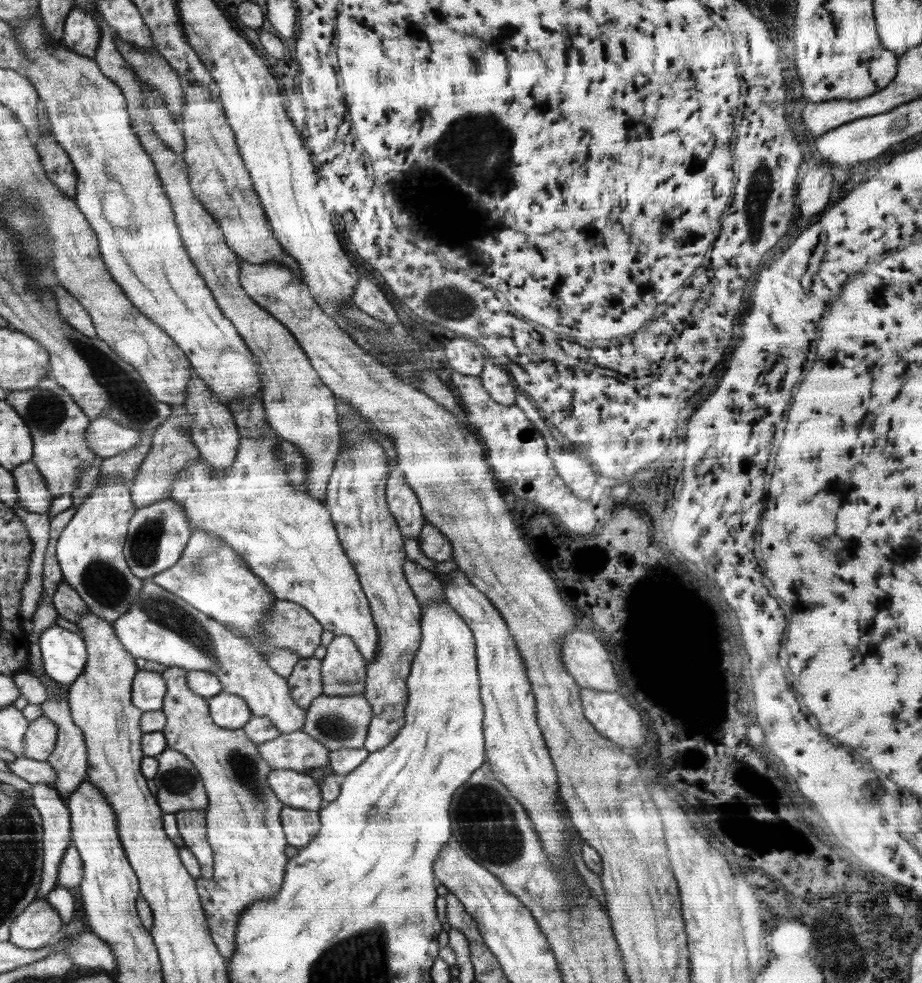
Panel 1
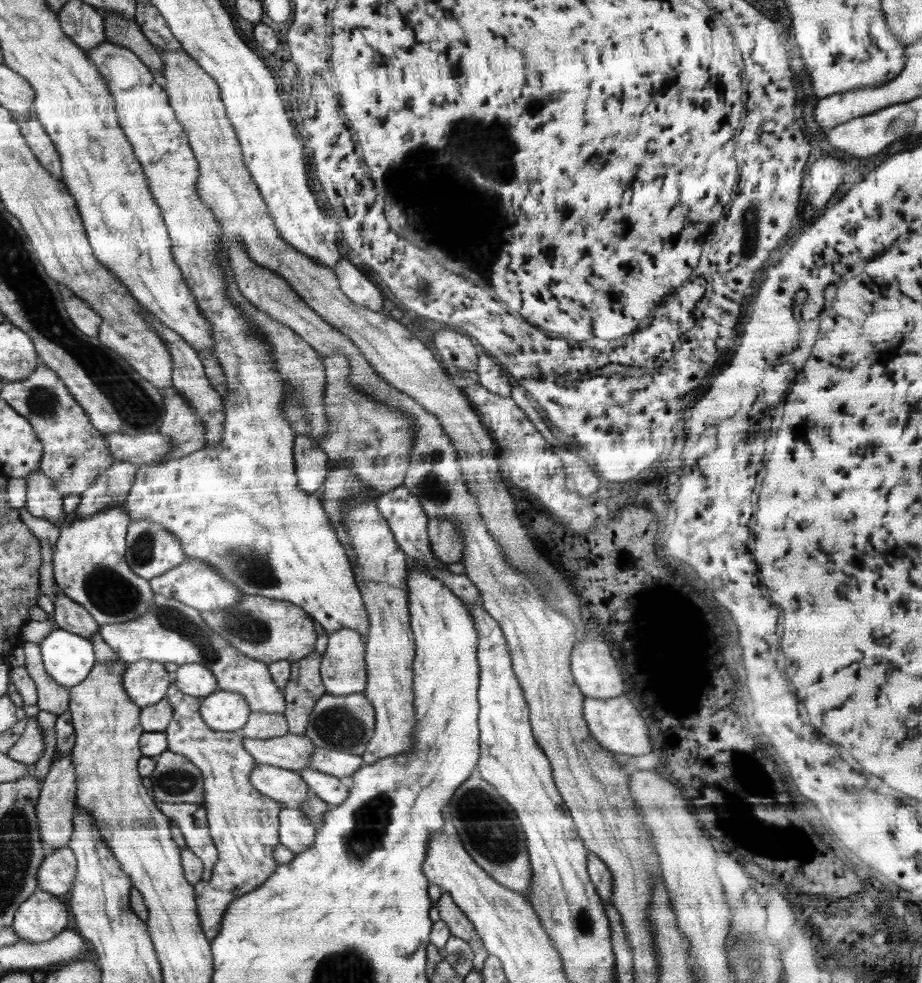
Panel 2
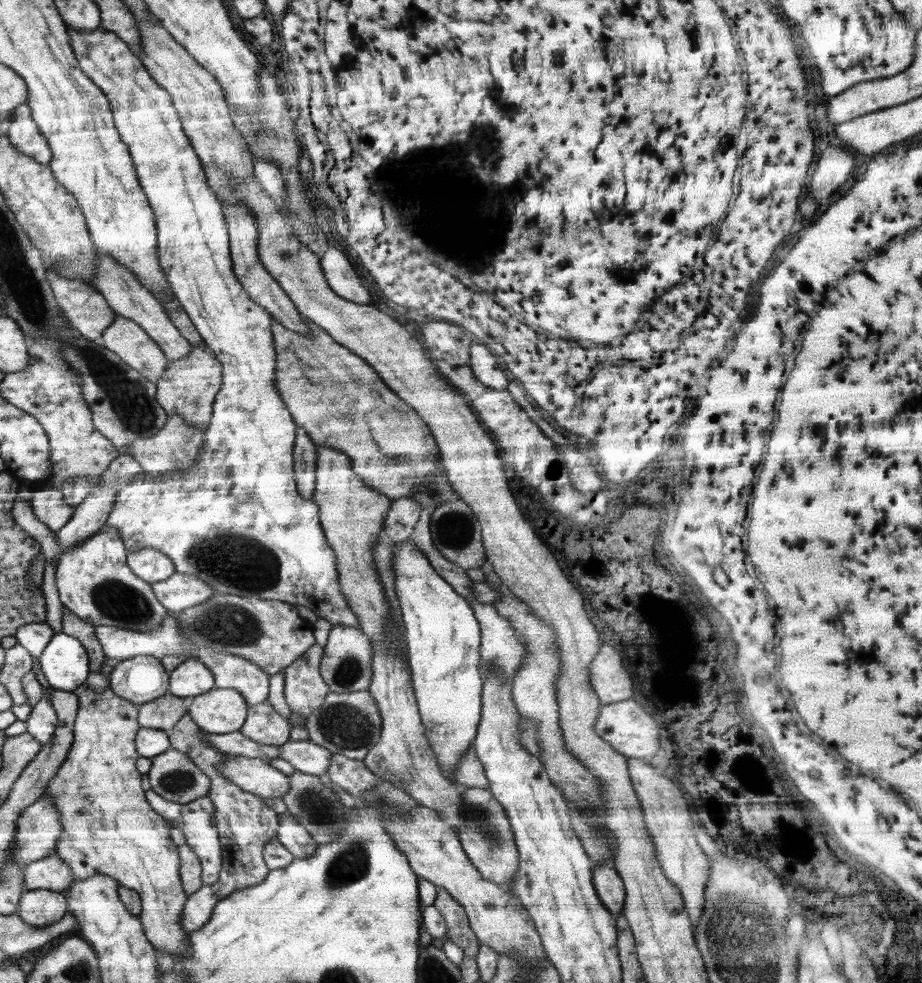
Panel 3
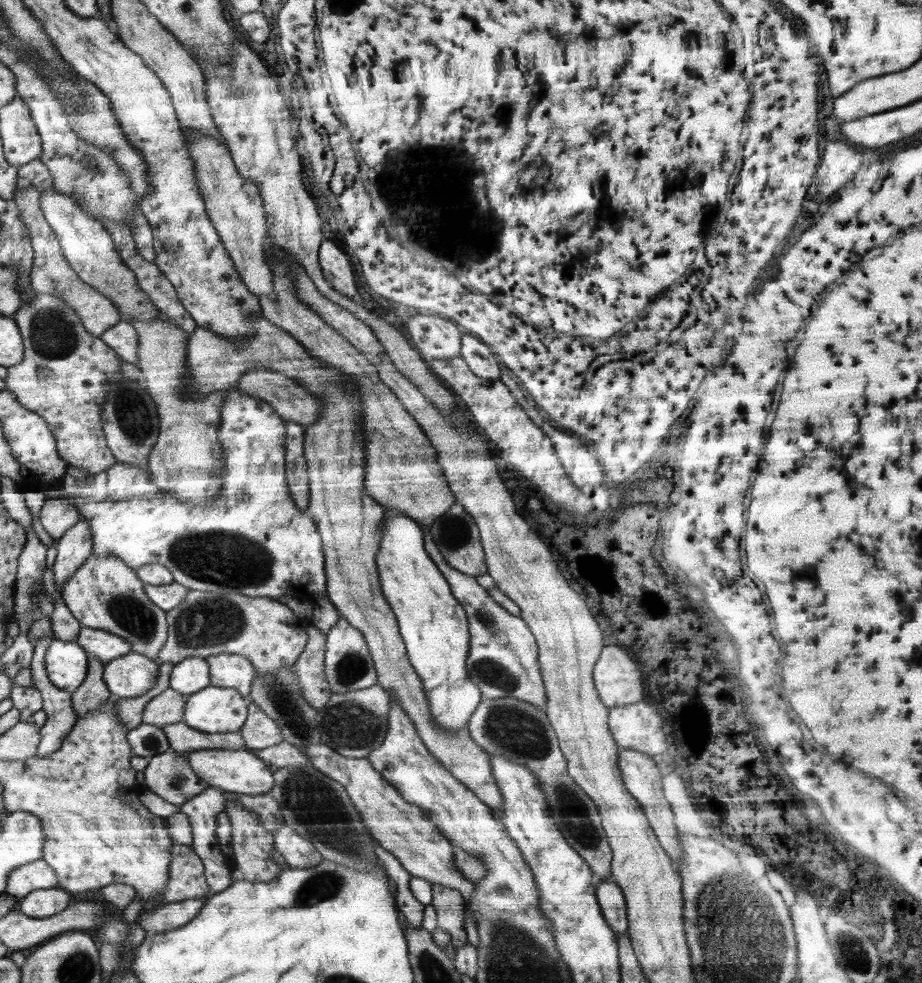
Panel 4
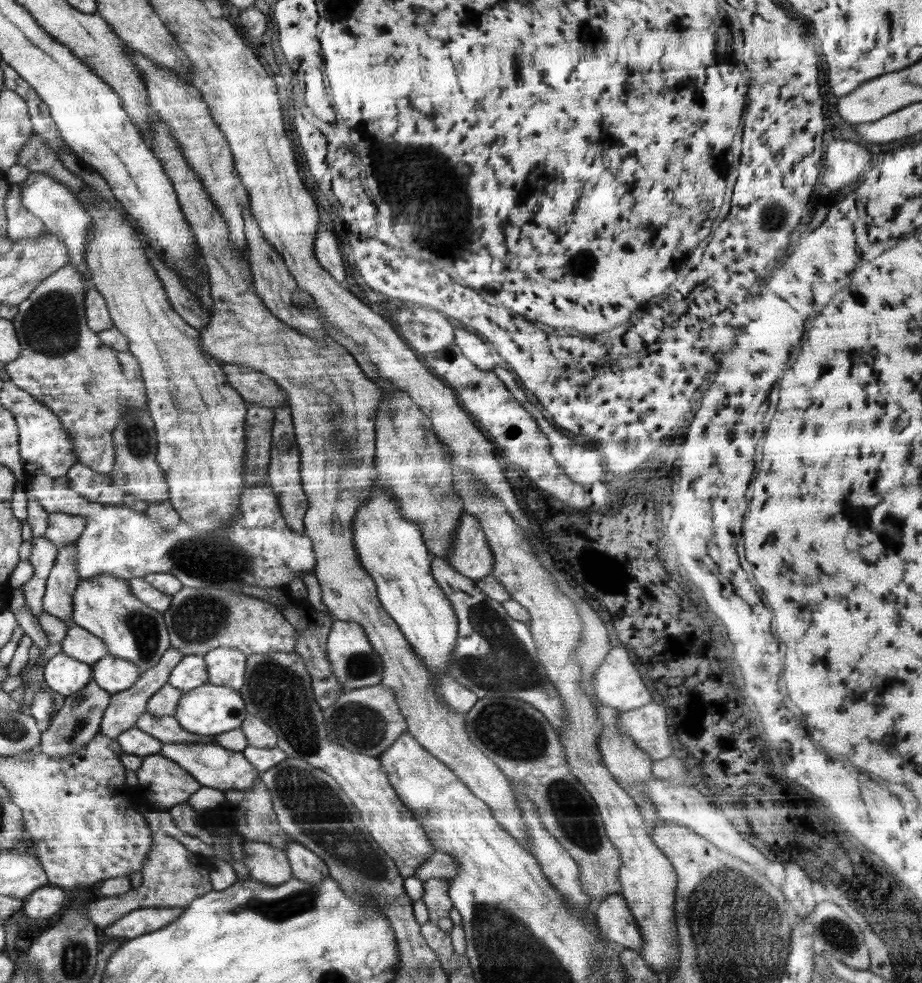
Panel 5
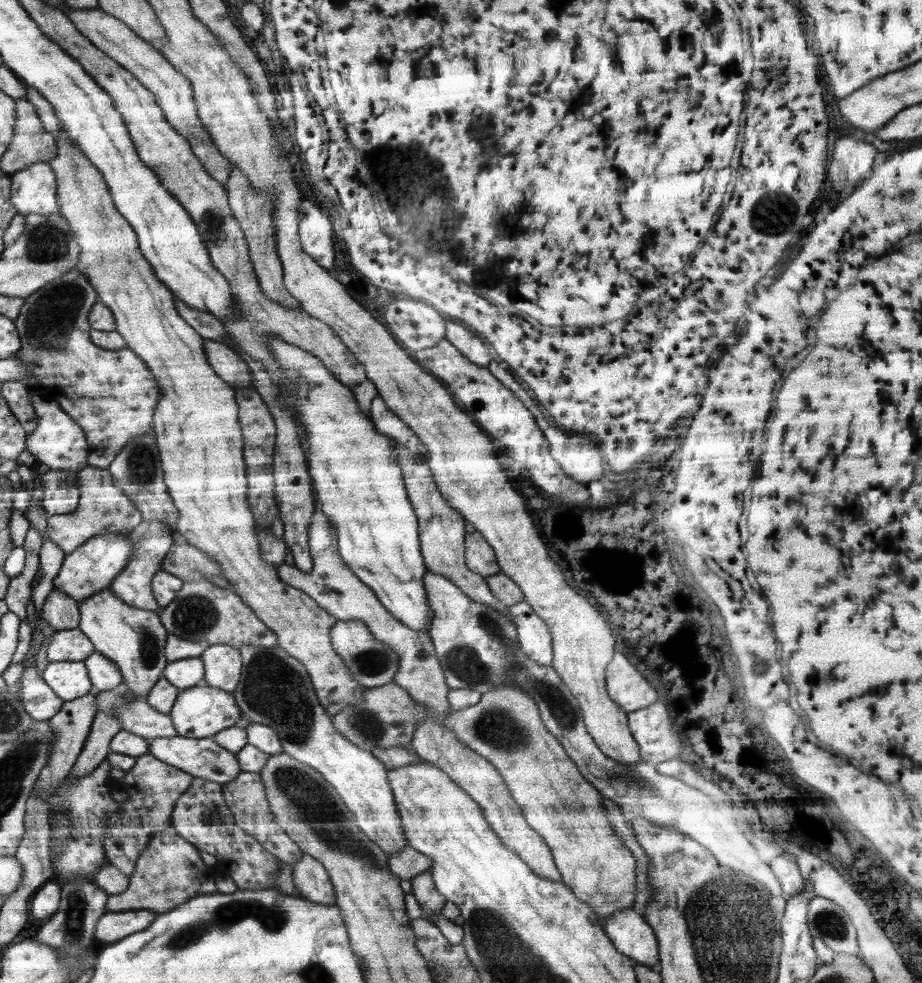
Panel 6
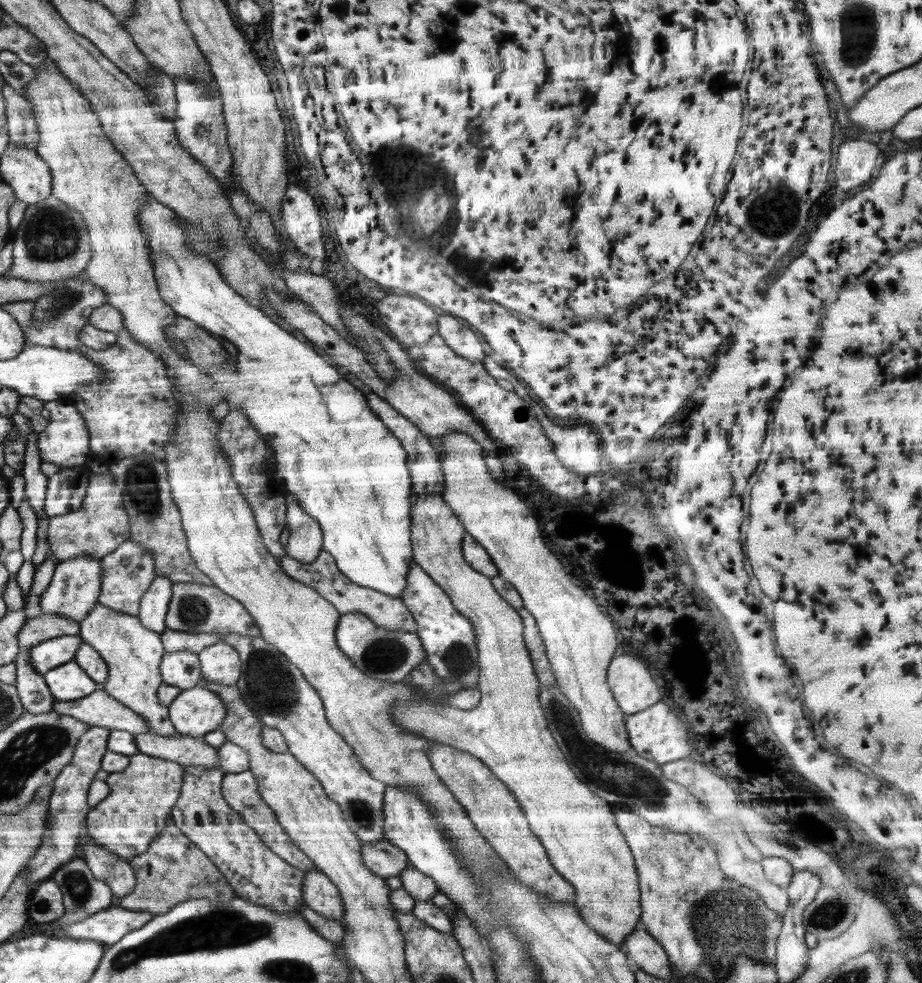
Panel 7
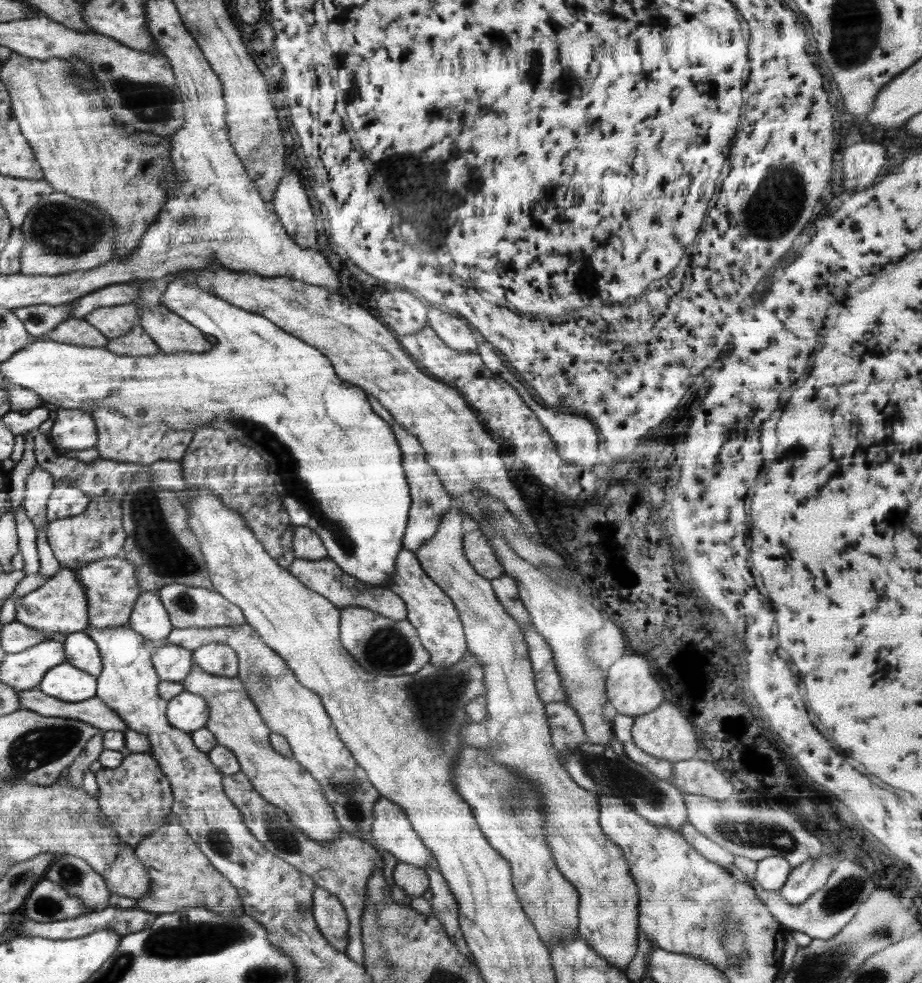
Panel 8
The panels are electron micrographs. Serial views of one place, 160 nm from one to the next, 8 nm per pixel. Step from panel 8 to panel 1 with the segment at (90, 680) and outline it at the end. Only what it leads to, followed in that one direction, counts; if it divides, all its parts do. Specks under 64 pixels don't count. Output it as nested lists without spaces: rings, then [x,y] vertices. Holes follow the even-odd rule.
[[[55,624],[40,635],[39,649],[45,674],[64,685],[71,685],[84,670],[86,644],[78,633]]]

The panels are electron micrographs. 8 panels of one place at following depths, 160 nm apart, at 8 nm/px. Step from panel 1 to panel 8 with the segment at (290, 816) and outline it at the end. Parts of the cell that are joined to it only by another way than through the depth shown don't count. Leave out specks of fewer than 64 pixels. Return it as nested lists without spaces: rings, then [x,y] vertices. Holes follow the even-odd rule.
[[[315,886],[313,892],[313,917],[322,936],[340,952],[348,946],[349,920],[342,903],[325,888]]]

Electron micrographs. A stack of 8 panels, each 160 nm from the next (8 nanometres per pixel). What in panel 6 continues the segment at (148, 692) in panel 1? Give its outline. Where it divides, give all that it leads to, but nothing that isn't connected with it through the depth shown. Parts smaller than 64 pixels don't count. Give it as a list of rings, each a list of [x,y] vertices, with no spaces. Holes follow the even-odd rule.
[[[94,652],[90,657],[83,660],[91,677],[94,688],[99,691],[119,690],[123,684],[122,671],[116,662],[106,658],[99,652]]]

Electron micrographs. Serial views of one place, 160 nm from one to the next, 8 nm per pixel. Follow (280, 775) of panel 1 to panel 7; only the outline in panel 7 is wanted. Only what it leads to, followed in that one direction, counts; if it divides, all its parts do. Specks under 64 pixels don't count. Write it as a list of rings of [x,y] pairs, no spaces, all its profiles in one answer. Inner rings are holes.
[[[153,733],[138,734],[136,747],[139,753],[155,758],[170,759],[180,765],[204,766],[208,770],[220,769],[218,748],[214,748],[195,737],[176,734],[174,736],[159,736]]]

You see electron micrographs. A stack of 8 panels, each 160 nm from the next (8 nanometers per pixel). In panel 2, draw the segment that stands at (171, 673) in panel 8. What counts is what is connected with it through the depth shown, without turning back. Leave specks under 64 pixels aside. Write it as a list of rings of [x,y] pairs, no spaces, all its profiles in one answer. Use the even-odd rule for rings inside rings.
[[[203,664],[179,665],[173,674],[173,680],[180,691],[195,697],[203,698],[218,689],[216,677]]]

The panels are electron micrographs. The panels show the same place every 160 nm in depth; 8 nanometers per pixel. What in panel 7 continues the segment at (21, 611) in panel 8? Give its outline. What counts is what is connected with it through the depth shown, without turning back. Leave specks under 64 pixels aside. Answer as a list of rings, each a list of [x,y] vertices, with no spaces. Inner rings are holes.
[[[81,554],[76,558],[57,563],[50,584],[37,601],[41,614],[59,614],[74,622],[82,622],[99,602],[102,576],[103,565],[100,558],[89,554]]]

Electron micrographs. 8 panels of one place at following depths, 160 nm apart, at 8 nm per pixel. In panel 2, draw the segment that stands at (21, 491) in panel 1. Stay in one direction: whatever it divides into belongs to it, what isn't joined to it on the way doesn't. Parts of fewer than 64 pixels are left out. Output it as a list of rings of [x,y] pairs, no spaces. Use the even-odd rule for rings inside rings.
[[[41,471],[25,478],[27,482],[27,502],[24,506],[28,513],[38,518],[56,523],[66,522],[67,514],[63,511],[63,495],[60,494],[51,478]]]

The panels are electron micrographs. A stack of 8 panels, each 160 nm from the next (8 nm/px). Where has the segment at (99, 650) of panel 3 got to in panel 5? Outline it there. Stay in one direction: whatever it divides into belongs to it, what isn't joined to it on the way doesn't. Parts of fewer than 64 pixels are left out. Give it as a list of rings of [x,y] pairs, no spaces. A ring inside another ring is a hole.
[[[93,676],[92,681],[84,689],[66,697],[62,710],[58,711],[56,718],[50,722],[50,726],[42,732],[42,740],[36,752],[44,753],[48,757],[68,757],[76,753],[78,749],[82,749],[94,736],[98,735],[110,697],[109,692],[95,683]]]

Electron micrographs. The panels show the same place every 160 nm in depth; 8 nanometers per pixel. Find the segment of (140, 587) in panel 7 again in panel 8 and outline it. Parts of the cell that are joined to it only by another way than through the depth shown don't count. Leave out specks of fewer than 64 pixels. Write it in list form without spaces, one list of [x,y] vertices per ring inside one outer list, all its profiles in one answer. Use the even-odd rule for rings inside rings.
[[[119,554],[82,565],[75,569],[75,575],[87,593],[91,628],[116,628],[128,624],[135,602],[141,594],[139,579],[135,577],[135,564]]]

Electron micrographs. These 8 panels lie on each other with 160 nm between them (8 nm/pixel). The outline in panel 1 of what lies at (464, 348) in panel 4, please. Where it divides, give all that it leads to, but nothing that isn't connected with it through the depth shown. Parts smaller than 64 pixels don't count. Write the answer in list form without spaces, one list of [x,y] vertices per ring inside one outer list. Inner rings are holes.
[[[486,359],[480,378],[484,390],[496,402],[503,405],[515,404],[517,390],[510,383],[509,374],[502,368],[498,368],[495,363]]]

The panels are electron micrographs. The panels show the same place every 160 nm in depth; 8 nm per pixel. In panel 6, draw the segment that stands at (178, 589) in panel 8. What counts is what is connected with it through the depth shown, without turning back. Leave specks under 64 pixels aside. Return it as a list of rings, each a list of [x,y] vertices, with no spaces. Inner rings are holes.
[[[209,580],[190,581],[179,590],[178,596],[171,604],[158,613],[167,629],[182,640],[206,640],[209,645],[223,644],[238,648],[243,644],[273,647],[277,645],[276,635],[258,615],[231,589],[212,584]]]

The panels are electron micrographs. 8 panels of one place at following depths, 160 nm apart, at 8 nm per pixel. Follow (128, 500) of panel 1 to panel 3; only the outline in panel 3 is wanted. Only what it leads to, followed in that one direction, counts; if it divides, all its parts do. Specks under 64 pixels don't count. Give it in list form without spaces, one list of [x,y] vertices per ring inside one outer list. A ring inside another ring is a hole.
[[[105,524],[94,536],[87,538],[82,544],[74,544],[74,548],[62,552],[55,568],[55,583],[59,599],[64,607],[71,610],[78,618],[99,626],[122,628],[124,631],[150,632],[159,628],[168,617],[167,607],[155,597],[151,583],[135,573],[127,562],[127,549],[117,528]]]

